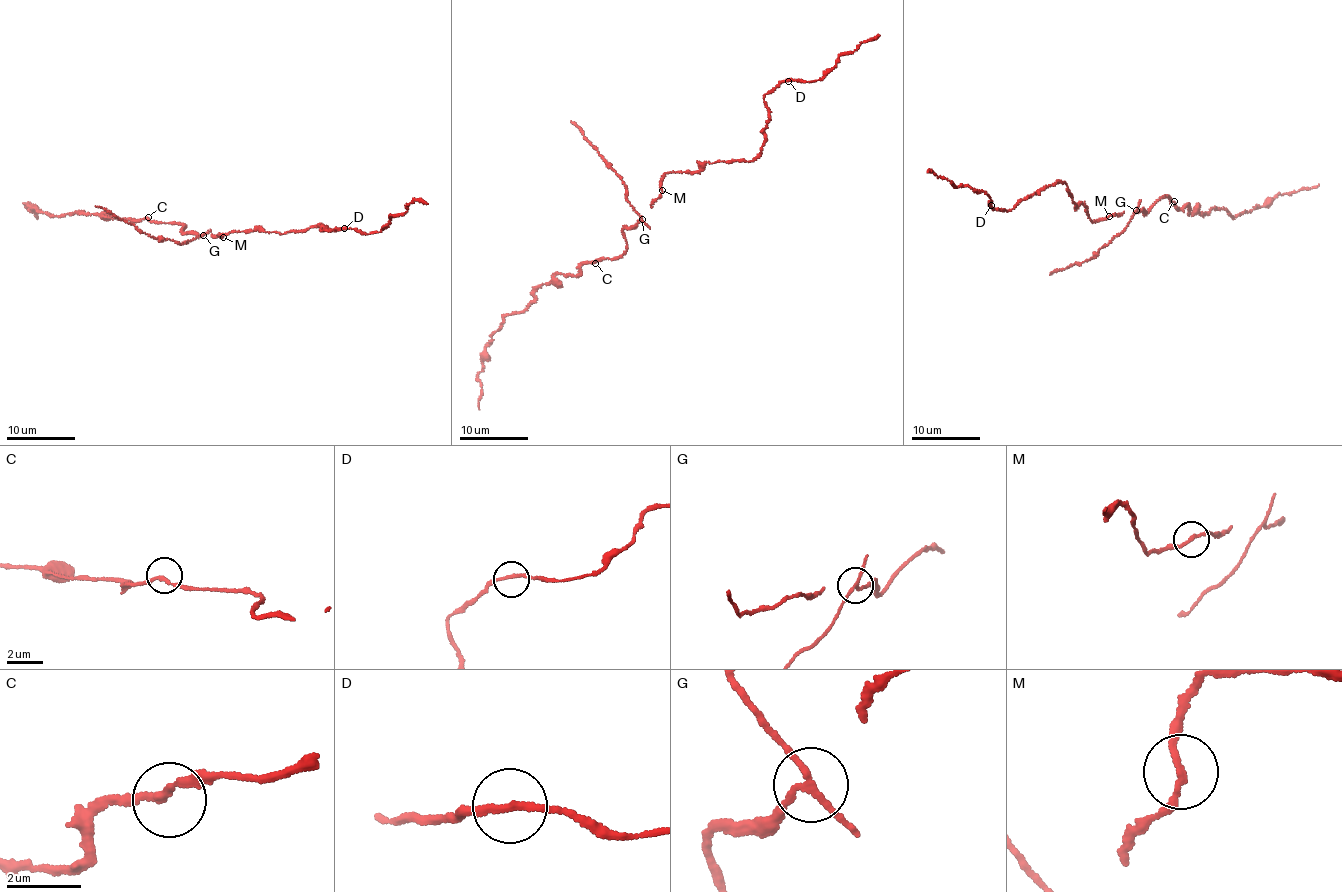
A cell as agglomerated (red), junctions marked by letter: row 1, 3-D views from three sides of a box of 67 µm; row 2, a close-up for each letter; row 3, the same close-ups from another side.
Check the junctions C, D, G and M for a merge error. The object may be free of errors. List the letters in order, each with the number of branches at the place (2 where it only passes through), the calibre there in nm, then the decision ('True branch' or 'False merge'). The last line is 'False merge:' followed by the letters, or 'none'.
C: Branches: 2. Thickness 180 nm. True branch
D: Branches: 2. Thickness 180 nm. True branch
G: Branches: 3. Thickness 150 nm. False merge
M: Branches: 2. Thickness 170 nm. True branch
False merge: G

